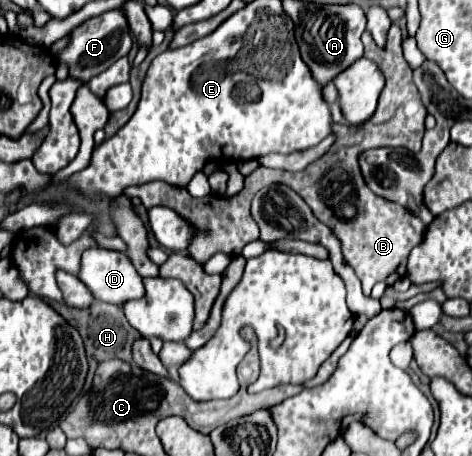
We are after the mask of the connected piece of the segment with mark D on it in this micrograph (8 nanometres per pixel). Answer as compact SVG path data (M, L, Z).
M91 249L83 253L83 271L79 273L79 279L89 287L95 299L111 303L111 305L123 305L131 299L143 299L145 297L145 285L143 277L137 275L137 269L133 267L131 259L125 253L109 251L109 249Z

